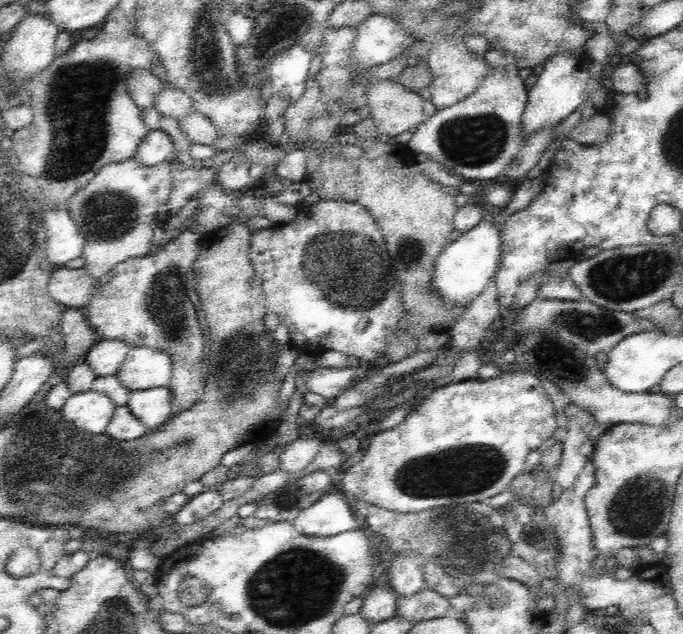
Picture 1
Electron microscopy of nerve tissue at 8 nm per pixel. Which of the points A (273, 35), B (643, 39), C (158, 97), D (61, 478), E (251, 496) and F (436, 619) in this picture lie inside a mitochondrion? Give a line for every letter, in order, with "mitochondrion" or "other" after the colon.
A: other
B: other
C: other
D: mitochondrion
E: other
F: other

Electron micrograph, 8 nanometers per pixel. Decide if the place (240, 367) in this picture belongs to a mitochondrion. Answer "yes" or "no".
yes

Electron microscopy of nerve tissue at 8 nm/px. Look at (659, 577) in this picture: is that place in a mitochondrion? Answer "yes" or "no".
no

